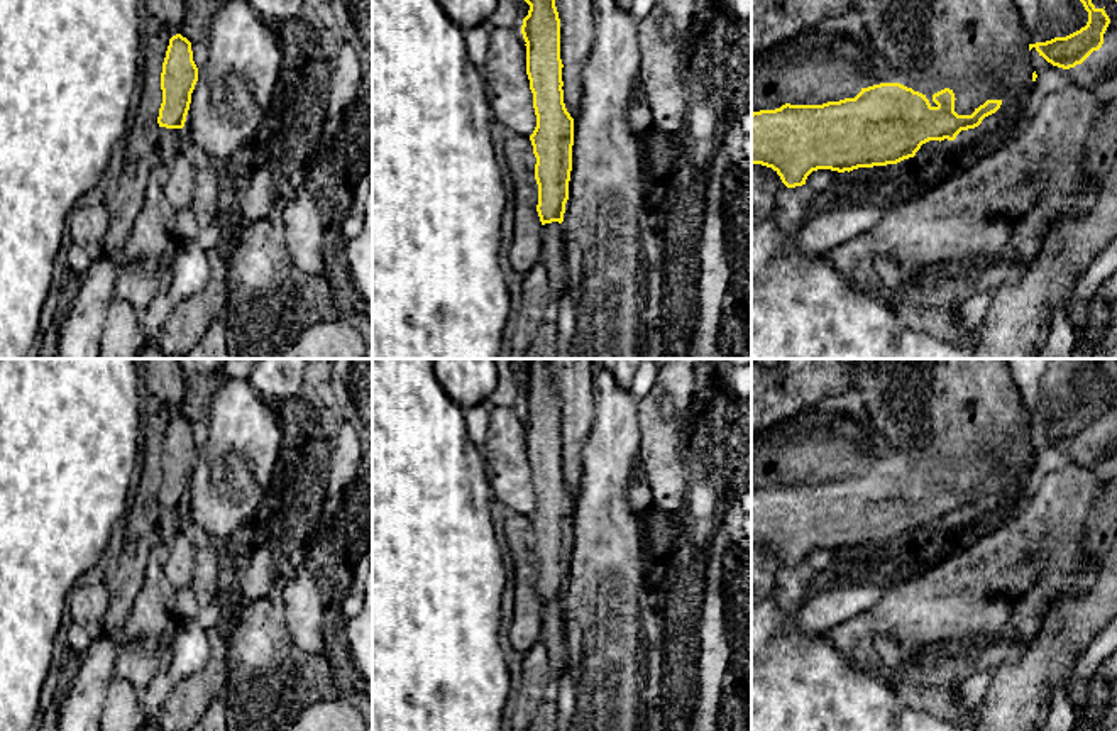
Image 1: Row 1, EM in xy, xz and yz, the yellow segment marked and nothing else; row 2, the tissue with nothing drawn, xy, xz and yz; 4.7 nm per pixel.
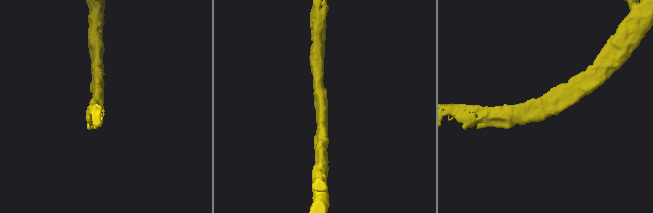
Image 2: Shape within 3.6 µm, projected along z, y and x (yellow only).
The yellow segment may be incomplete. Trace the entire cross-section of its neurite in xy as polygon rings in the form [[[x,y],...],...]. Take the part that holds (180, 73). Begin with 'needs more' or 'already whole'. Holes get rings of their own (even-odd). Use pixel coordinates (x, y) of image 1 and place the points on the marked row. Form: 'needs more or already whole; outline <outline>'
already whole; outline [[[176,34],[169,39],[161,73],[162,103],[157,124],[166,129],[183,129],[198,81],[191,42]]]

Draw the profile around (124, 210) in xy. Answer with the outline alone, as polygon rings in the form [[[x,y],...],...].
[[[112,198],[108,203],[112,218],[102,252],[117,257],[127,242],[134,218],[142,208],[142,201],[139,198]]]

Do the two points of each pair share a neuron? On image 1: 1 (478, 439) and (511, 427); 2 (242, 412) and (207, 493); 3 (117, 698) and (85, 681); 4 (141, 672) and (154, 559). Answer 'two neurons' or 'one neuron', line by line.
1: two neurons
2: one neuron
3: two neurons
4: one neuron

